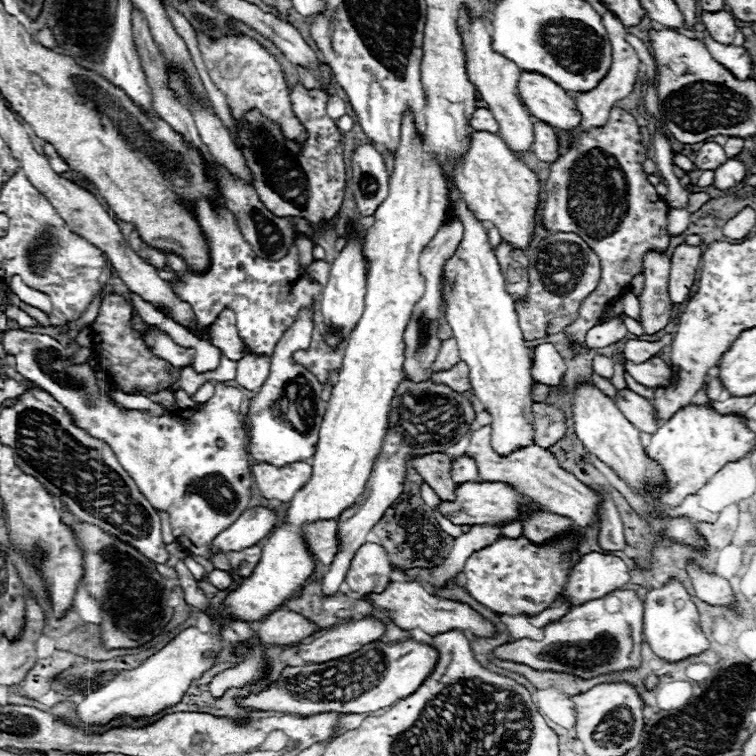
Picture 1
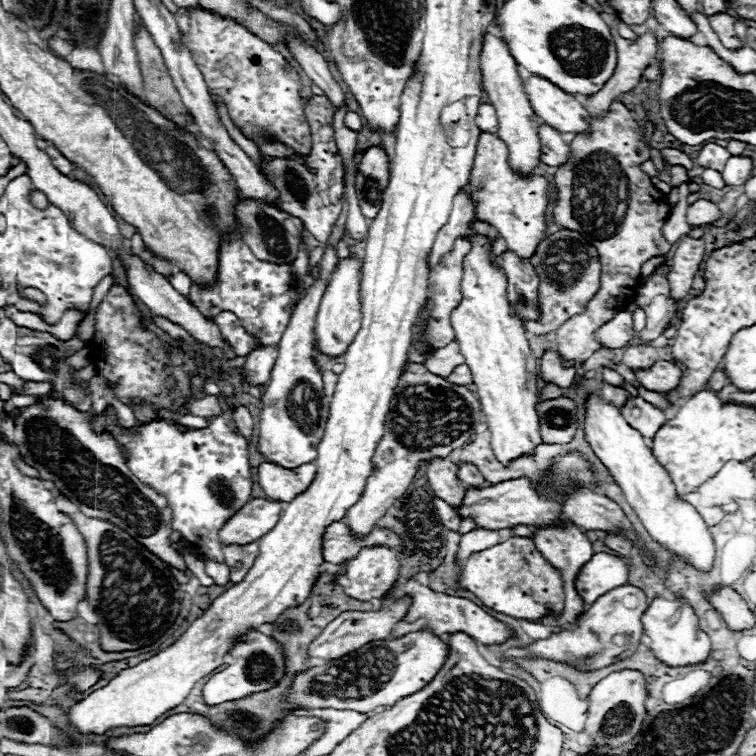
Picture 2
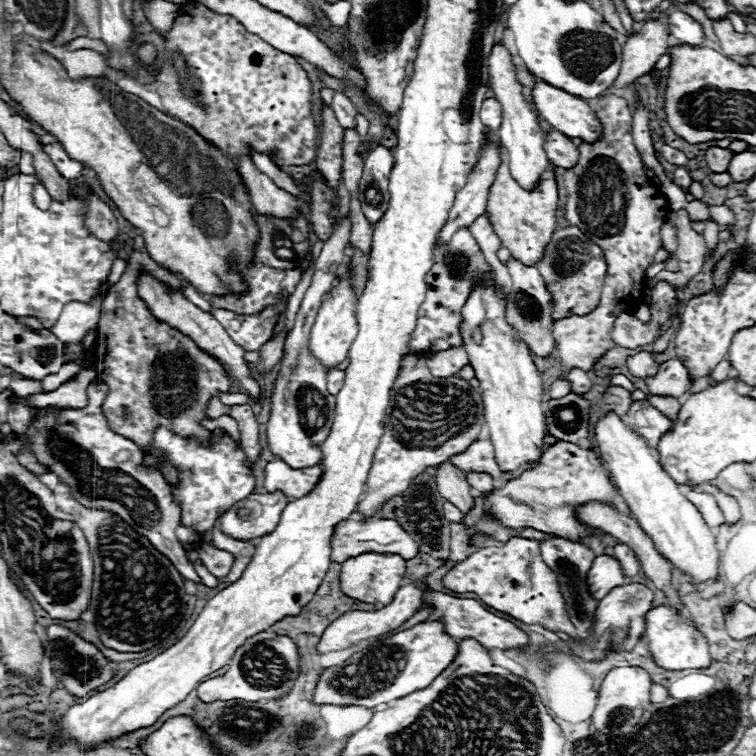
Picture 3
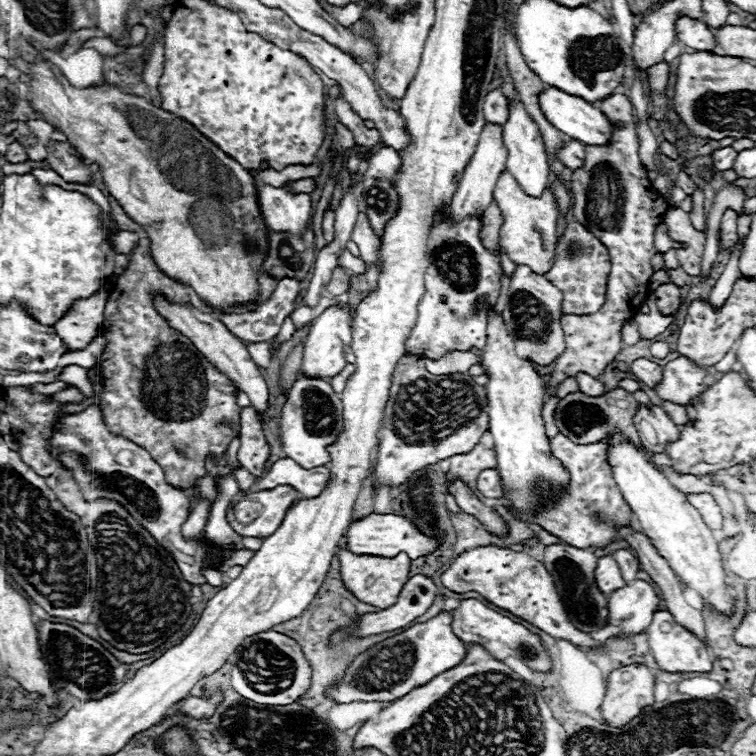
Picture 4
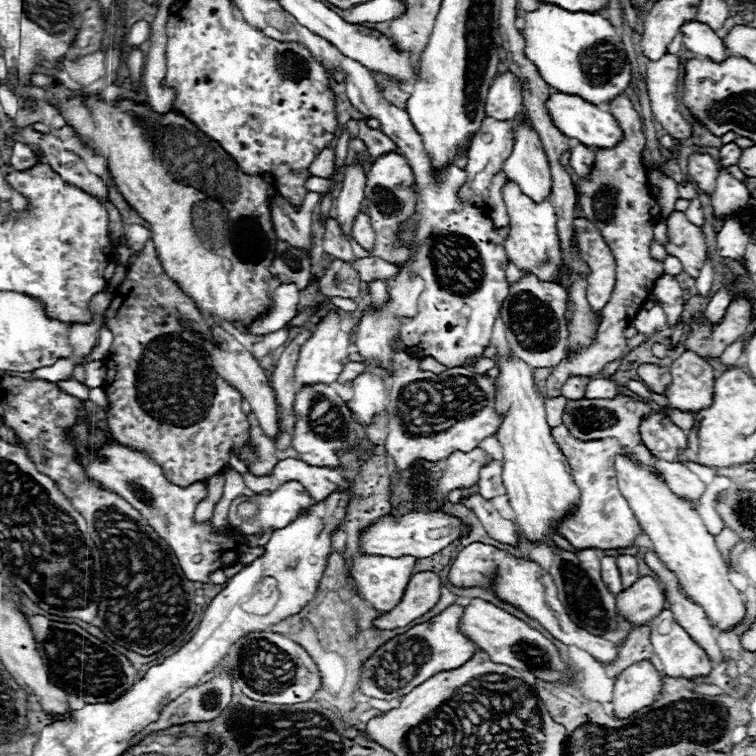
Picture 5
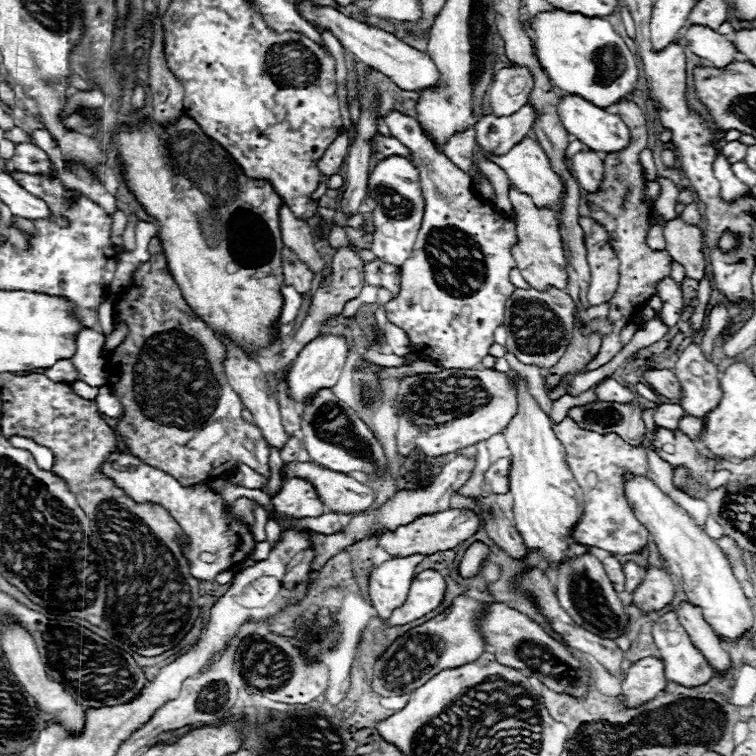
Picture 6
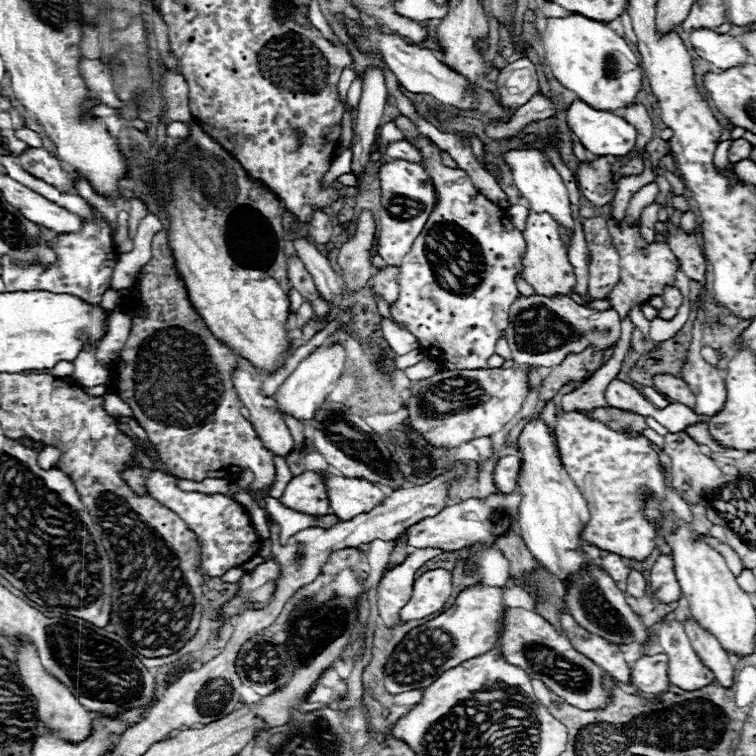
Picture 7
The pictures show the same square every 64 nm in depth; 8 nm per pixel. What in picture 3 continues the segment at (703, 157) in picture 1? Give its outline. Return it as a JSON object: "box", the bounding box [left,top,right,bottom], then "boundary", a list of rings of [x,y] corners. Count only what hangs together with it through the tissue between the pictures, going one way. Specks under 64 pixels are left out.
{"box":[706,148,734,172],"boundary":[[[708,148],[706,150],[706,164],[712,172],[726,172],[728,170],[728,162],[732,160],[734,152],[728,148]]]}

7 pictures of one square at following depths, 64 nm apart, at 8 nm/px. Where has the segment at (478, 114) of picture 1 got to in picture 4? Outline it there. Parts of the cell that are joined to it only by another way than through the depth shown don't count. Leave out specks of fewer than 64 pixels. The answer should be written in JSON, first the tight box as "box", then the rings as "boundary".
{"box":[484,88,510,124],"boundary":[[[502,88],[492,90],[486,100],[484,100],[484,118],[486,122],[494,122],[494,124],[504,124],[510,116],[510,108],[508,108],[508,98],[504,96]]]}

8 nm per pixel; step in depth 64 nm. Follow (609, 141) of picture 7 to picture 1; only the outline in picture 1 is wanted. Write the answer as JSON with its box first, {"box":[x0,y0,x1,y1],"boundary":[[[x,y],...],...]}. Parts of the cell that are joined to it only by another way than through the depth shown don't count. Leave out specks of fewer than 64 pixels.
{"box":[518,72,582,130],"boundary":[[[522,72],[518,90],[530,114],[538,120],[544,120],[552,128],[560,130],[574,130],[580,126],[582,116],[574,98],[550,78],[536,72]]]}

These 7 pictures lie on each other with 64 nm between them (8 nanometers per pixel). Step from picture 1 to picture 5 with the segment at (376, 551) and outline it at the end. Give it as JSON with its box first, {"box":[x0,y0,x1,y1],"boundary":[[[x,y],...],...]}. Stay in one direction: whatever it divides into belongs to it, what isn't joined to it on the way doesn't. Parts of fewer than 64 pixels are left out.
{"box":[332,528,416,614],"boundary":[[[338,528],[332,532],[332,547],[337,552],[344,554],[344,559],[350,562],[349,576],[354,580],[354,586],[358,594],[378,612],[386,614],[394,606],[400,604],[404,590],[412,578],[412,570],[416,564],[416,558],[412,556],[400,556],[400,558],[388,558],[388,556],[362,556],[362,558],[350,558],[346,553],[346,533]]]}

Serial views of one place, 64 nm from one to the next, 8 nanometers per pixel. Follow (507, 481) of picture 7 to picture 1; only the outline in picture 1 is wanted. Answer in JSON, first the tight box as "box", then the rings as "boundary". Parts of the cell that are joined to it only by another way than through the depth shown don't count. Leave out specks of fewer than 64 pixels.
{"box":[452,456,482,484],"boundary":[[[462,456],[452,464],[452,478],[458,484],[462,484],[462,482],[482,482],[480,476],[478,476],[478,468],[476,468],[474,460],[470,460],[468,456]]]}

